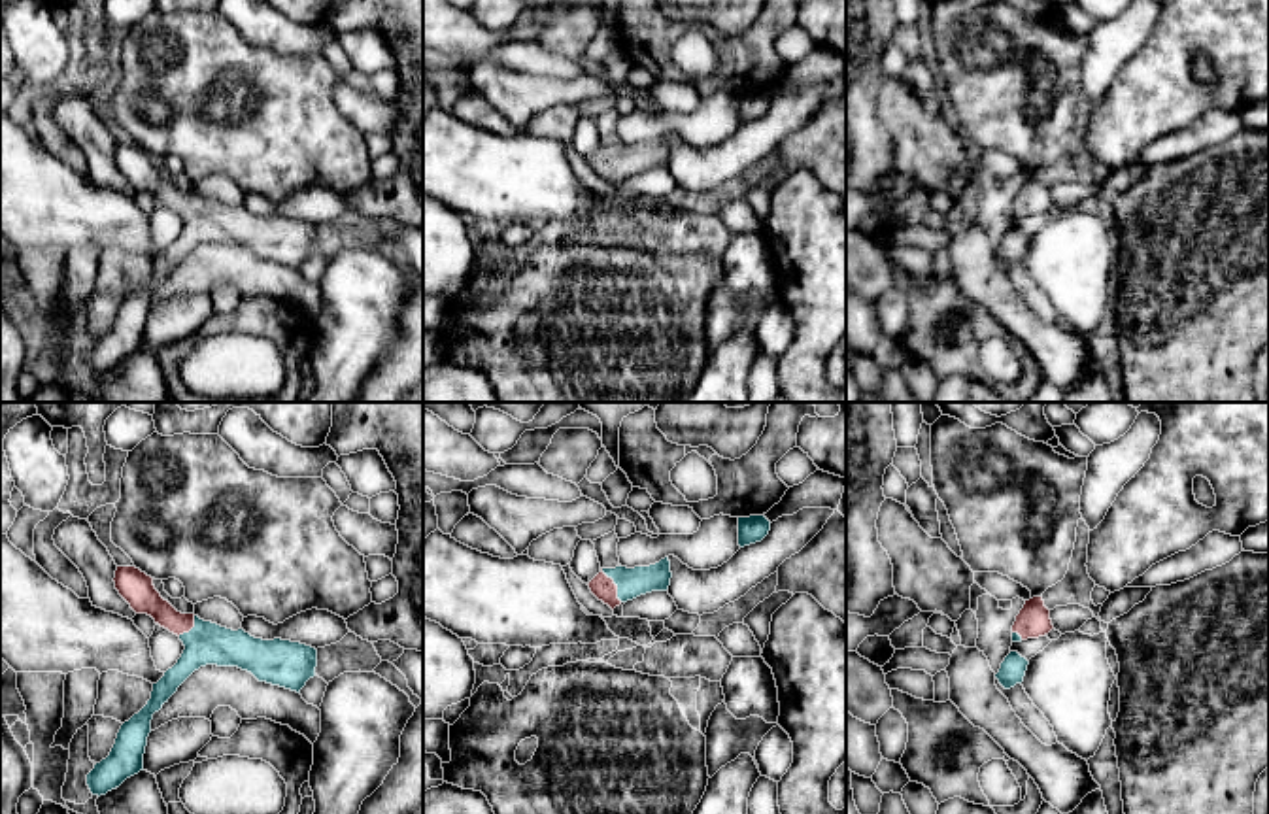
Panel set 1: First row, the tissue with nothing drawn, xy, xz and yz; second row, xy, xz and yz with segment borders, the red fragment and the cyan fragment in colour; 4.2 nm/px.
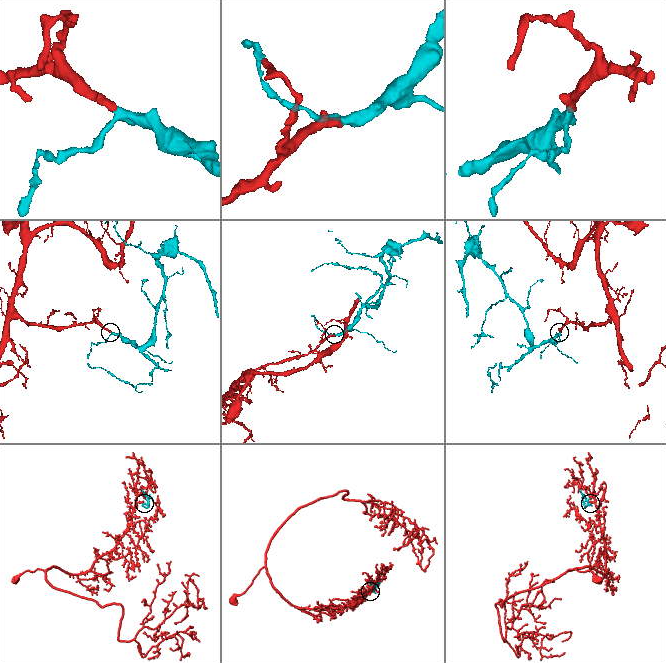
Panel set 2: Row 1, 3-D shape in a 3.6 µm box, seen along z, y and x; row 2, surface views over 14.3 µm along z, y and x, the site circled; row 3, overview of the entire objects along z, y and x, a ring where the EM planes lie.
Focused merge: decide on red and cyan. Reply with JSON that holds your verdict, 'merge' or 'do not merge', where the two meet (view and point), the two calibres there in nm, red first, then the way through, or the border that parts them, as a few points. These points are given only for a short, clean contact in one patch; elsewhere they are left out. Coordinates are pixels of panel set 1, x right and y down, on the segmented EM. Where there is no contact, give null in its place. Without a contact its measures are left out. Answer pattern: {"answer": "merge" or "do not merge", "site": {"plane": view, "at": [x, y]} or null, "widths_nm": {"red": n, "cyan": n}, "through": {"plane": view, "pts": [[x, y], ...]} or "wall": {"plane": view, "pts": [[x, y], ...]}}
{"answer": "merge", "site": {"plane": "xz", "at": [616, 586]}, "widths_nm": {"red": 100, "cyan": 130}, "through": {"plane": "xz", "pts": [[603, 588], [616, 586], [631, 582]]}}

